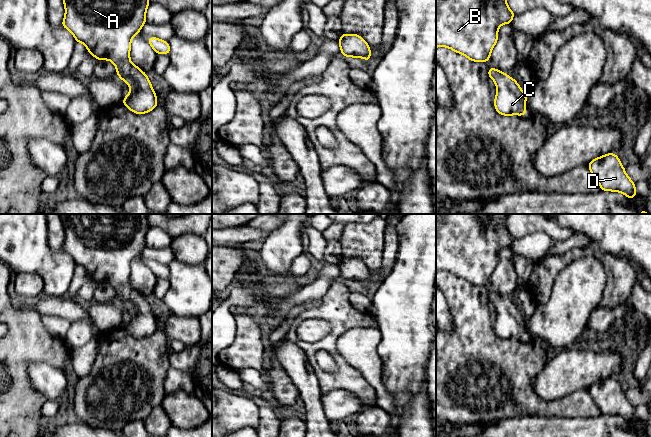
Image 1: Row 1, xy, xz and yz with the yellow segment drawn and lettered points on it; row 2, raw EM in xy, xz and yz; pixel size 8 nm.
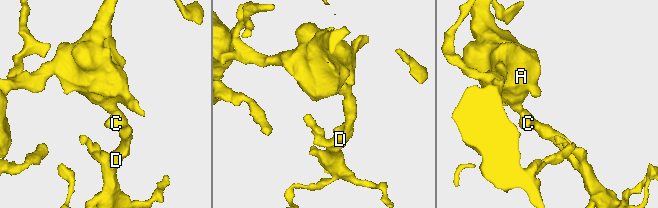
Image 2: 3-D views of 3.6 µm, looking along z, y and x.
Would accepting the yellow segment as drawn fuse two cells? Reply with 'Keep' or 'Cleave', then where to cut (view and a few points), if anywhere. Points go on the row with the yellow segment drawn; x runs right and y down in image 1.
Keep. No split

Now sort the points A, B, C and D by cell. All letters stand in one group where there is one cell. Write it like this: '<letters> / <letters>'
A B C D

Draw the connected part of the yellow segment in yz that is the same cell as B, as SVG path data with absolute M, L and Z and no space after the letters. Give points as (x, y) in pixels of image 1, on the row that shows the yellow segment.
M436 0L436 48L443 46L466 56L471 61L488 62L498 40L498 28L510 24L516 14L506 0Z

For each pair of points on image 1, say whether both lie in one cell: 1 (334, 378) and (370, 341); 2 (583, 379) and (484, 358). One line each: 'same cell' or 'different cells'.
1: different cells
2: different cells

